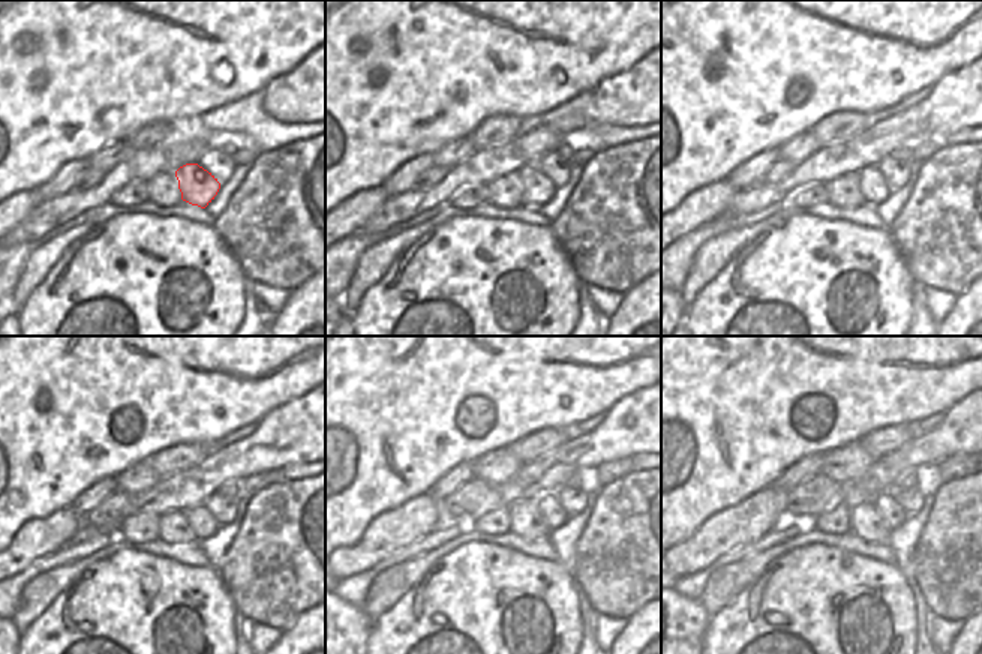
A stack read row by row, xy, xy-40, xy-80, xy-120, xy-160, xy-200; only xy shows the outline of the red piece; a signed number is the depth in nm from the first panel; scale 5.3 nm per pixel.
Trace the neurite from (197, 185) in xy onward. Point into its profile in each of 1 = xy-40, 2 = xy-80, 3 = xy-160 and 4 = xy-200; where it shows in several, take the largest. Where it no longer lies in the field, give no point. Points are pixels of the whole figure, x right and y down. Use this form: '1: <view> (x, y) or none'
1: xy-40 (537, 189)
2: xy-80 (870, 180)
3: xy-160 (547, 504)
4: xy-200 (888, 507)

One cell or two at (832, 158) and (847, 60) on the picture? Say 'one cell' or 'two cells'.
two cells

